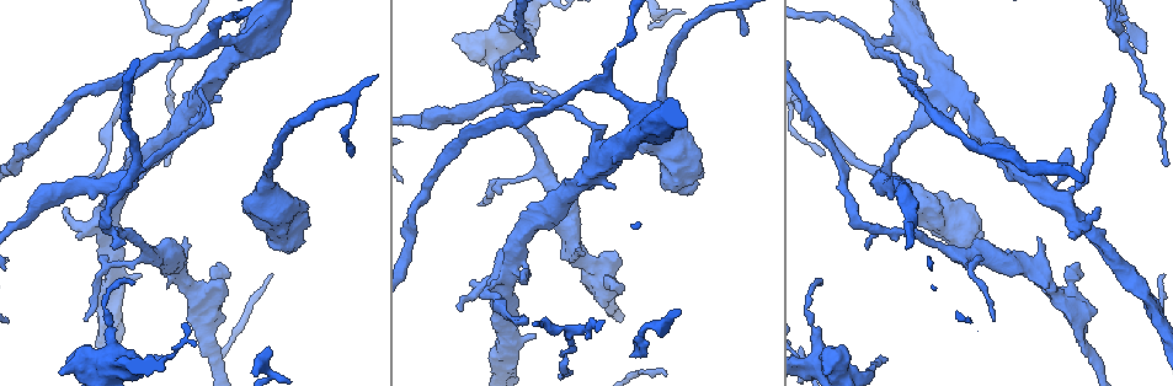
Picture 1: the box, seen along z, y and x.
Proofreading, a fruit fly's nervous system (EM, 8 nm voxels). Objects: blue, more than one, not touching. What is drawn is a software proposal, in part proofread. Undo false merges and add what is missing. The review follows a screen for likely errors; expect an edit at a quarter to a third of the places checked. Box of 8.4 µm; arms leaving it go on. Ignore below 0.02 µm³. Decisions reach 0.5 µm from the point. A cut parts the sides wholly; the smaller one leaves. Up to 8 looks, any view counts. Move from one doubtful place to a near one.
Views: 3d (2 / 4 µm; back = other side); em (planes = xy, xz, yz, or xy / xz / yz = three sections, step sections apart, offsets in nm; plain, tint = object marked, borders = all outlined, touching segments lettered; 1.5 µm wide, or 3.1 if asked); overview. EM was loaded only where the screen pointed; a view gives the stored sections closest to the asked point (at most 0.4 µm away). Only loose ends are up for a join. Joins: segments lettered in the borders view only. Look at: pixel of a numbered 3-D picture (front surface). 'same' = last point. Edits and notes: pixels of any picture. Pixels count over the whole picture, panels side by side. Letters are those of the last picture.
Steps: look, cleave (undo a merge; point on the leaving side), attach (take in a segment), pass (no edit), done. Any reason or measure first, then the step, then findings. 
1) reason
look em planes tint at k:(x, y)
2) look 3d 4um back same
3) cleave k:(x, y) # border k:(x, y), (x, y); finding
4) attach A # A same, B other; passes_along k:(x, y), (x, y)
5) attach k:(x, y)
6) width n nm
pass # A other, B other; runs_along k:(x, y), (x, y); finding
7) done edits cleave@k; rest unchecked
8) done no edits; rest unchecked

look em xy step 4 tint at 1:(480, 204)

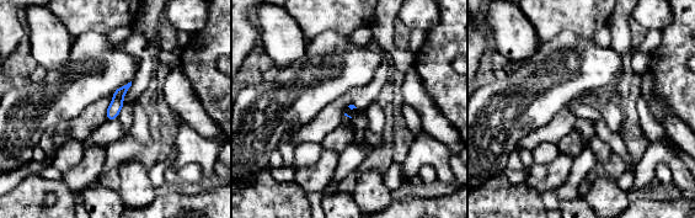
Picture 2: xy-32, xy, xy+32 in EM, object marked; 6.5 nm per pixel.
cut it another way
look em planes tint same

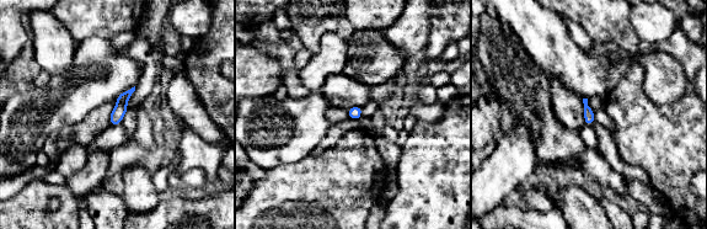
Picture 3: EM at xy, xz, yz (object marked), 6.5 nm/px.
look em planes borders same

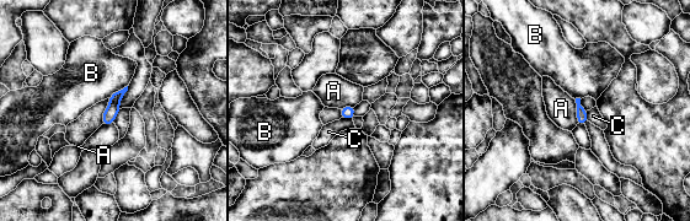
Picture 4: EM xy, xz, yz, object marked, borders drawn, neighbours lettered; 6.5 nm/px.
pass # A other, B other, C other; no lettered segment goes on from it

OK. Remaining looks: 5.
an open end
look em xz step 4 tint at 1:(159, 358)

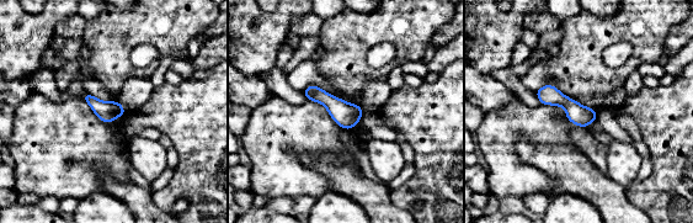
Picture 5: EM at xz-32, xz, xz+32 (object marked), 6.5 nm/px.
look em planes borders same

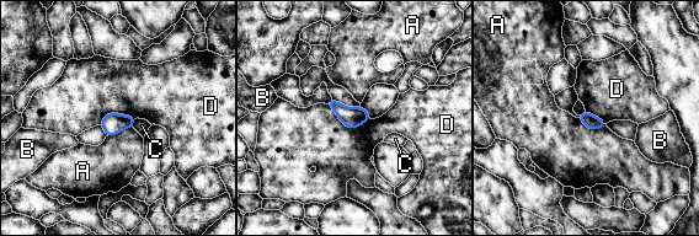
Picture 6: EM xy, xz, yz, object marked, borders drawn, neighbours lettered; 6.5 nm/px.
width 90 nm
pass # A other, B other, C other, D other; border 6:(326, 103), (350, 128), (369, 119); no lettered segment goes on from it

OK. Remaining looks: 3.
tapers out
look 3d 4um at 1:(350, 152)

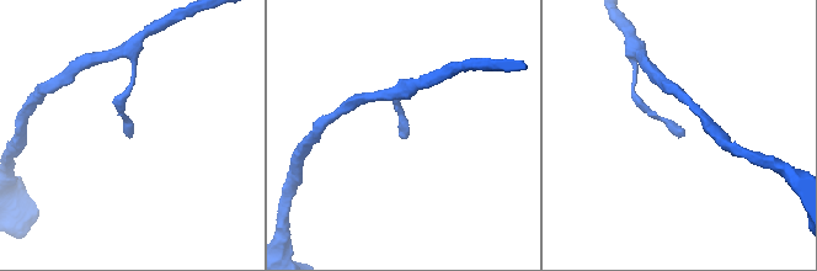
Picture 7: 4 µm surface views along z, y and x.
need the tissue
look em planes borders at 7:(131, 134)

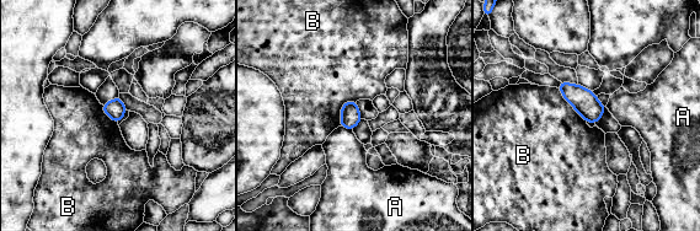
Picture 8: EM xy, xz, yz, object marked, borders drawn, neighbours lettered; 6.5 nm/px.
pass # A other, B other; border 8:(559, 87), (562, 97), (586, 122); none of them fits

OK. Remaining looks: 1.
done no edits; rest unchecked

